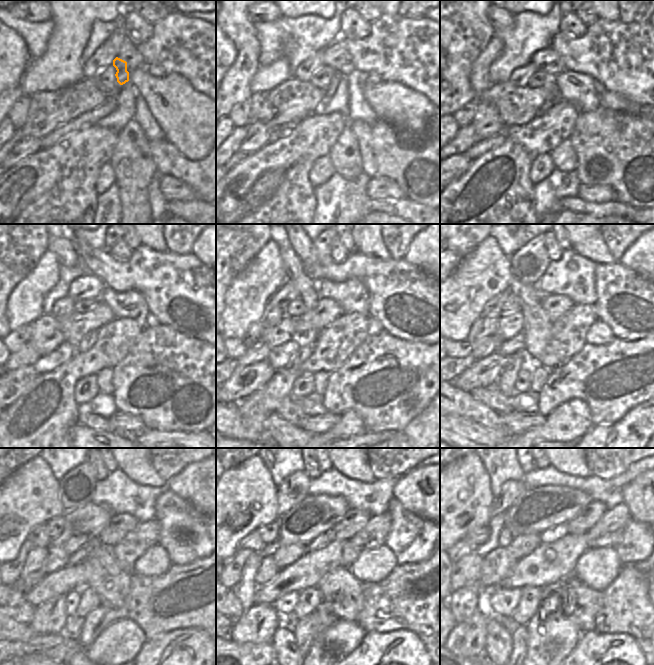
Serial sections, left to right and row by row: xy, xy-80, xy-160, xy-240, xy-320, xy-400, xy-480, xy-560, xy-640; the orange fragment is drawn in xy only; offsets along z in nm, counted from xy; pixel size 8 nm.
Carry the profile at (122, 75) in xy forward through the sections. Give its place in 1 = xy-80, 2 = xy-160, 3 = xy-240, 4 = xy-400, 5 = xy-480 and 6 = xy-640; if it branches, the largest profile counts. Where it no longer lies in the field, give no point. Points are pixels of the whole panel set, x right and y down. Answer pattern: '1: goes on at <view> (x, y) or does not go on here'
1: goes on at xy-80 (338, 76)
2: goes on at xy-160 (543, 109)
3: goes on at xy-240 (88, 341)
4: goes on at xy-400 (506, 382)
5: goes on at xy-480 (49, 618)
6: goes on at xy-640 (467, 639)

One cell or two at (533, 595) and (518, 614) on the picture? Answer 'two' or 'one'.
one

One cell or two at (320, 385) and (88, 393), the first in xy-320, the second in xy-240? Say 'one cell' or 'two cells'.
two cells

